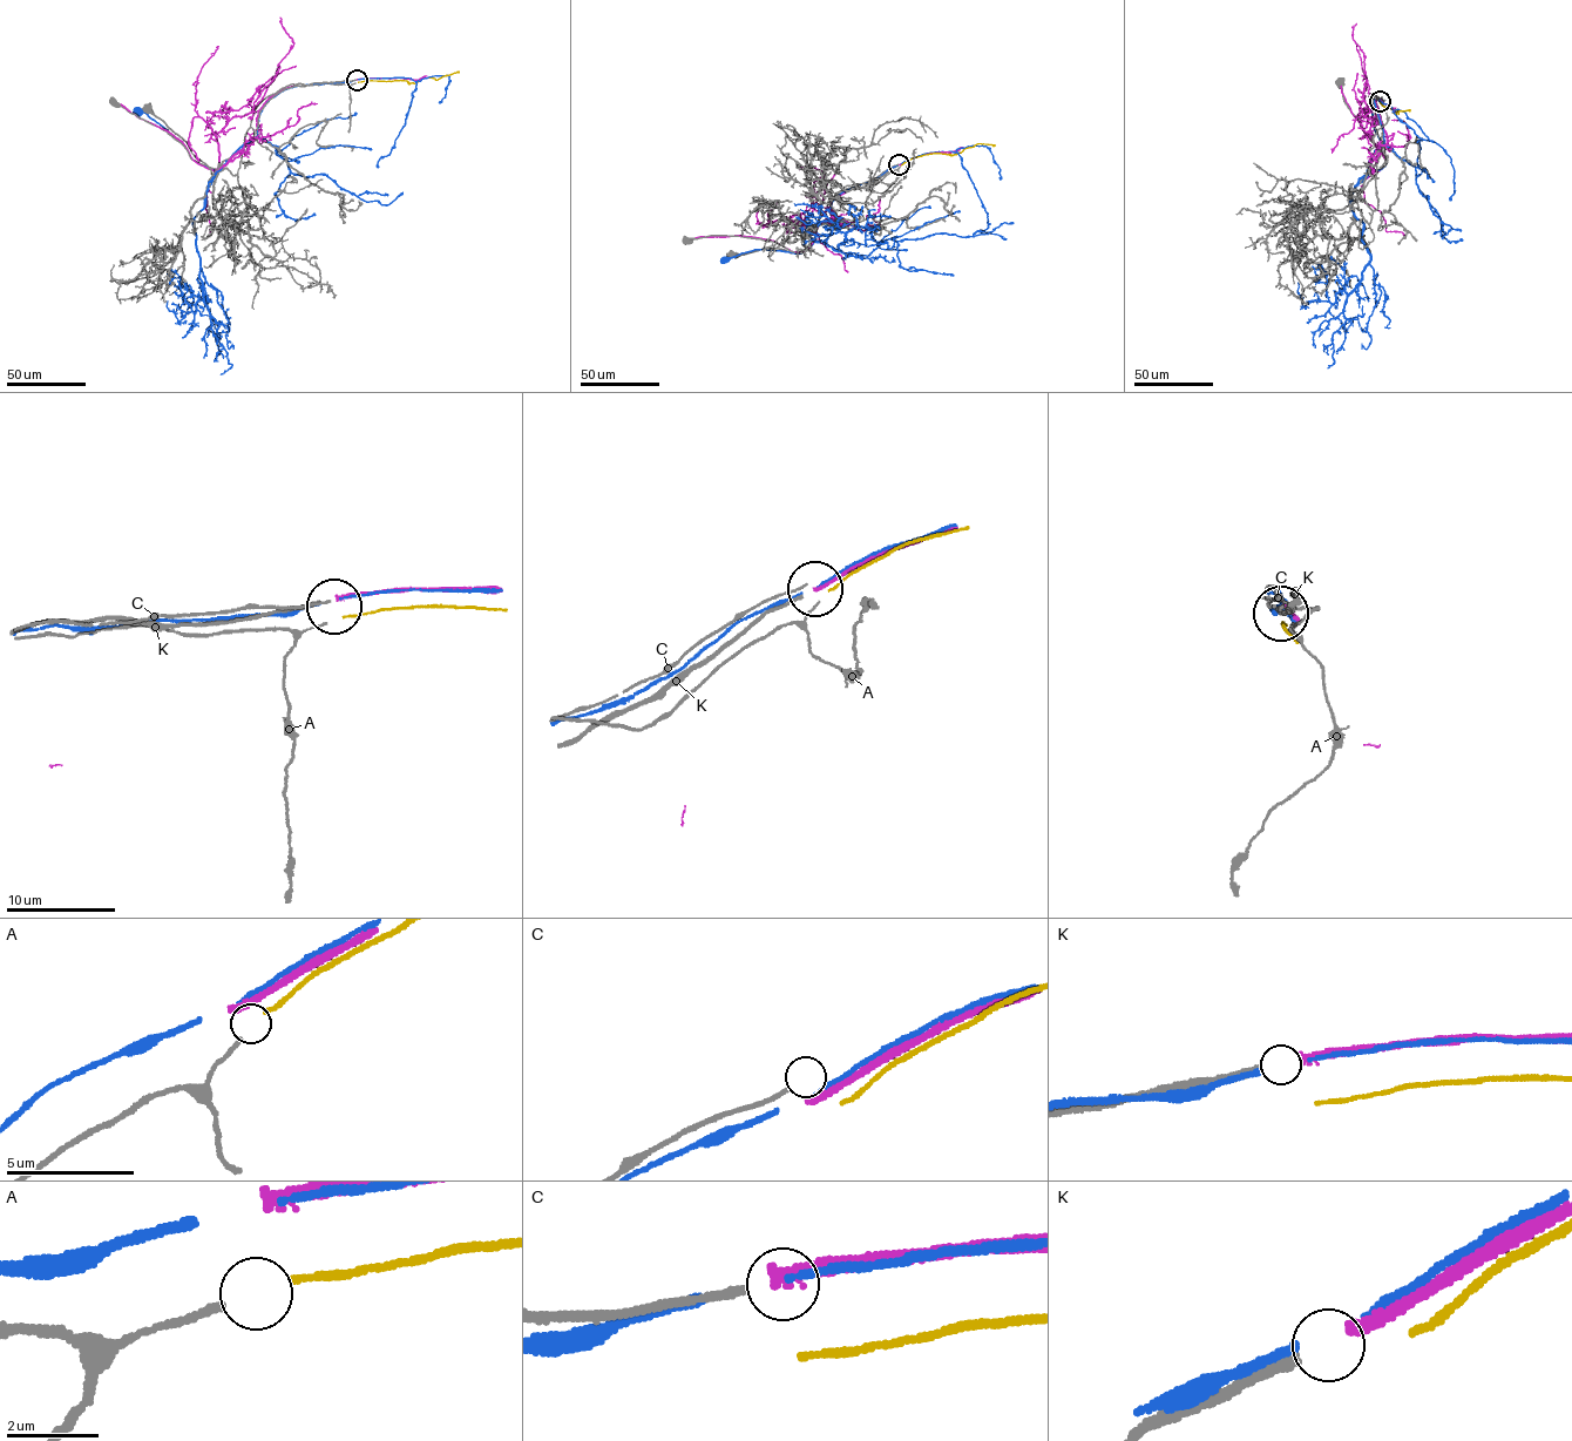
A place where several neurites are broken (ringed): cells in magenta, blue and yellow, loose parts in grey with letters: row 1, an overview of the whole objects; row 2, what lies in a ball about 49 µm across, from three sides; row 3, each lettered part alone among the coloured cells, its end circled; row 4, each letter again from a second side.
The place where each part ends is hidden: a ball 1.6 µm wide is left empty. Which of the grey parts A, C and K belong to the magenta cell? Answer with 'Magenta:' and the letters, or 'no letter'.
Magenta: K

